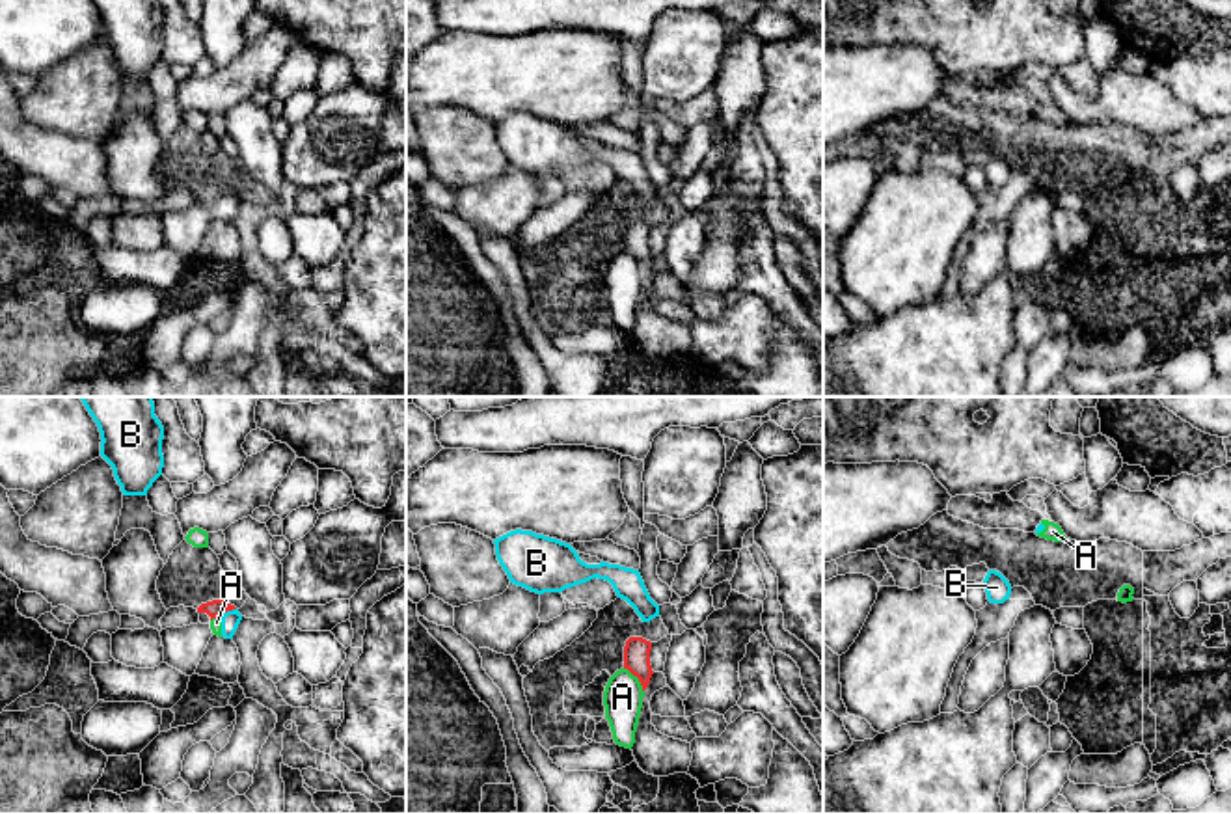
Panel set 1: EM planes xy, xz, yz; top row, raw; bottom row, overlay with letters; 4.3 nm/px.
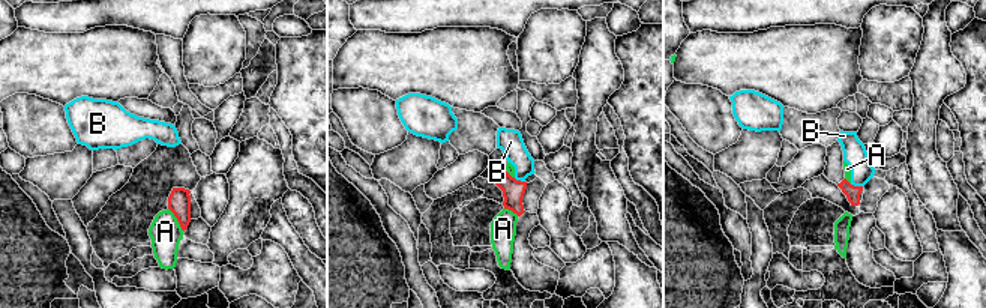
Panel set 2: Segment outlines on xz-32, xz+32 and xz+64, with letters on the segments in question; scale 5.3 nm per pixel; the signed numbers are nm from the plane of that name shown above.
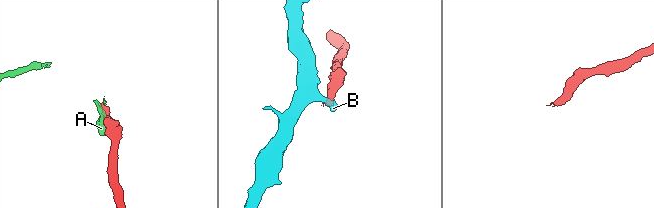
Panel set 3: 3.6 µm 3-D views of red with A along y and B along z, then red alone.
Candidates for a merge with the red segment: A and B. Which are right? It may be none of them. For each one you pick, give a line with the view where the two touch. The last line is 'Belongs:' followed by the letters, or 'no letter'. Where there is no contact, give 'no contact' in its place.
Belongs: no letter

